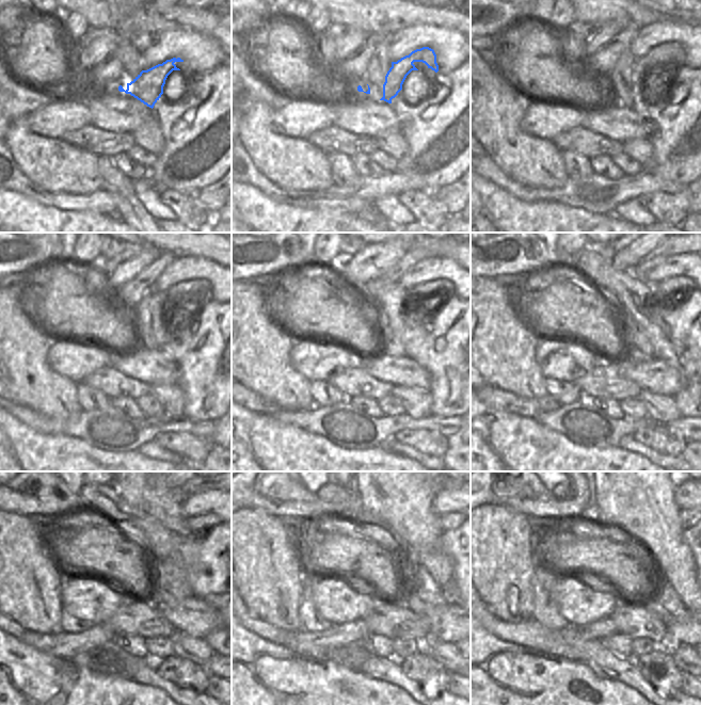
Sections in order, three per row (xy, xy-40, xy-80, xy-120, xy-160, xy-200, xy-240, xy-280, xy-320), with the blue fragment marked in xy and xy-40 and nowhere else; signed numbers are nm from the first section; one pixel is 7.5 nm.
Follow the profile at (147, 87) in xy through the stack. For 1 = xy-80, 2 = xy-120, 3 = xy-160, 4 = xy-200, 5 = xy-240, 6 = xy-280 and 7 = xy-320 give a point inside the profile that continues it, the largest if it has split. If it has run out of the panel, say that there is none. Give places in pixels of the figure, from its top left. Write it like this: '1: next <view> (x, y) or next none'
1: next xy-80 (672, 54)
2: next xy-120 (193, 292)
3: next xy-160 (440, 290)
4: next xy-200 (666, 288)
5: next xy-240 (204, 522)
6: next xy-280 (448, 521)
7: next xy-320 (687, 517)

